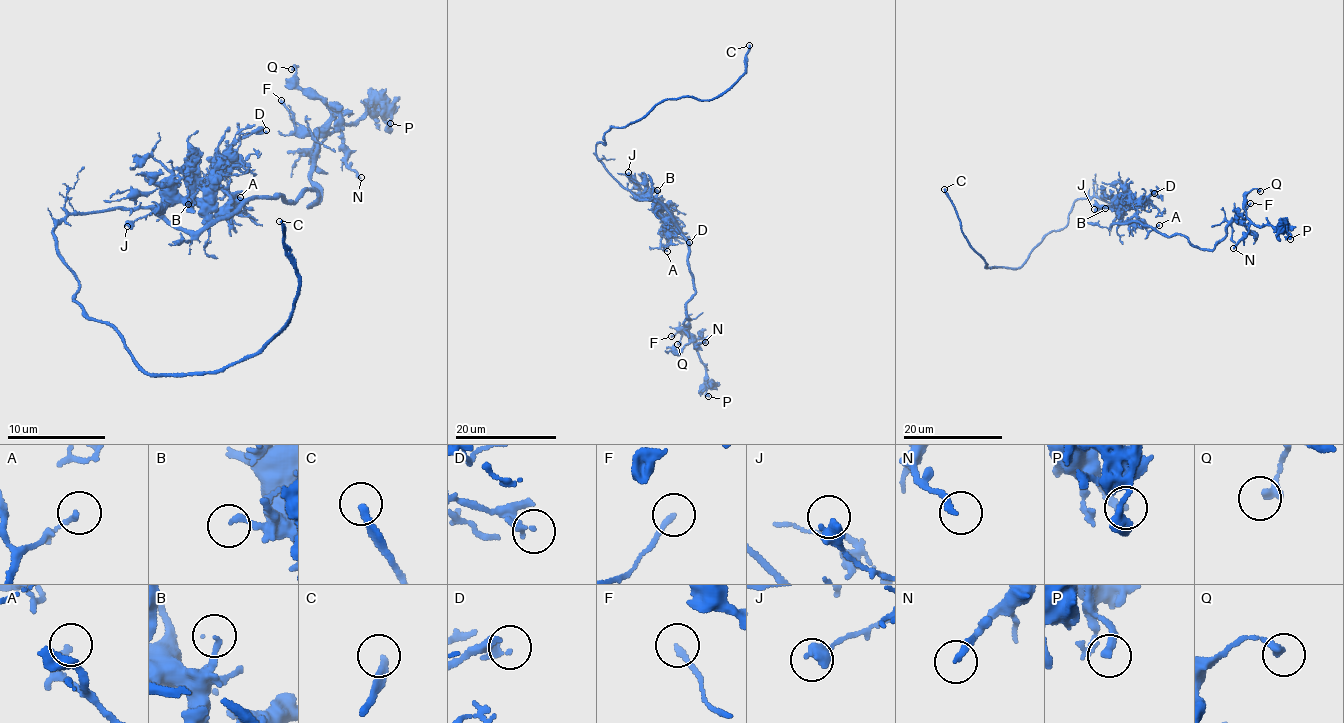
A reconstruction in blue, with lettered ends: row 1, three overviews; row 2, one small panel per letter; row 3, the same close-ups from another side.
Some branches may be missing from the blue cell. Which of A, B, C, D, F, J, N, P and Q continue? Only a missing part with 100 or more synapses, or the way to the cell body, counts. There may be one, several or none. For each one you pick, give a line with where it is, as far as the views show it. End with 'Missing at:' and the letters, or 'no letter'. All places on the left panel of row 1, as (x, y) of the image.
C: place (279, 221)
Missing at: C

